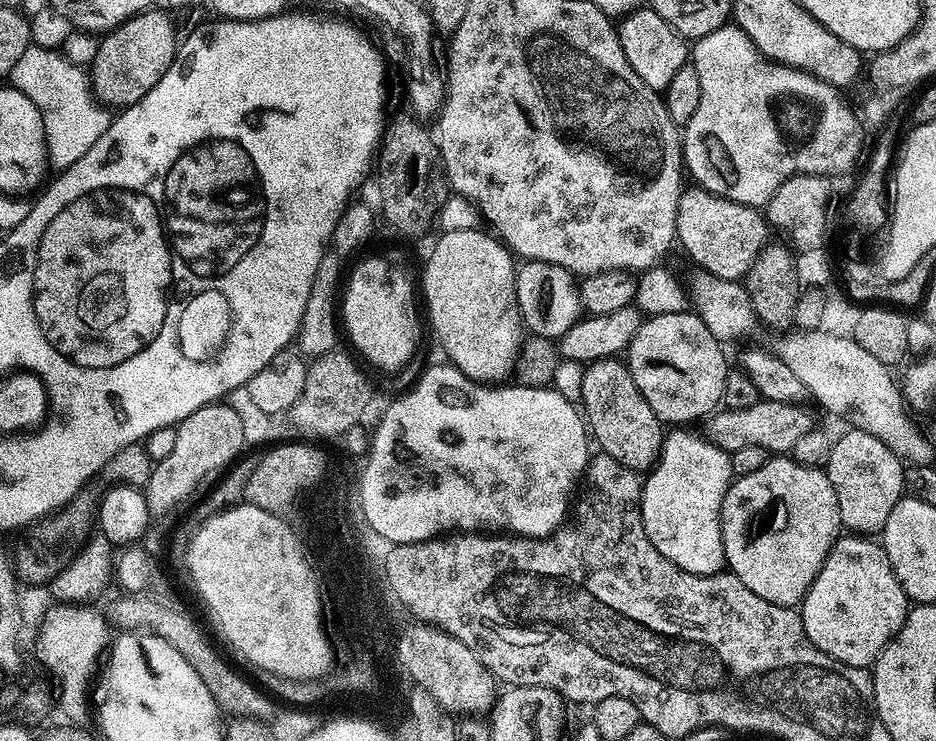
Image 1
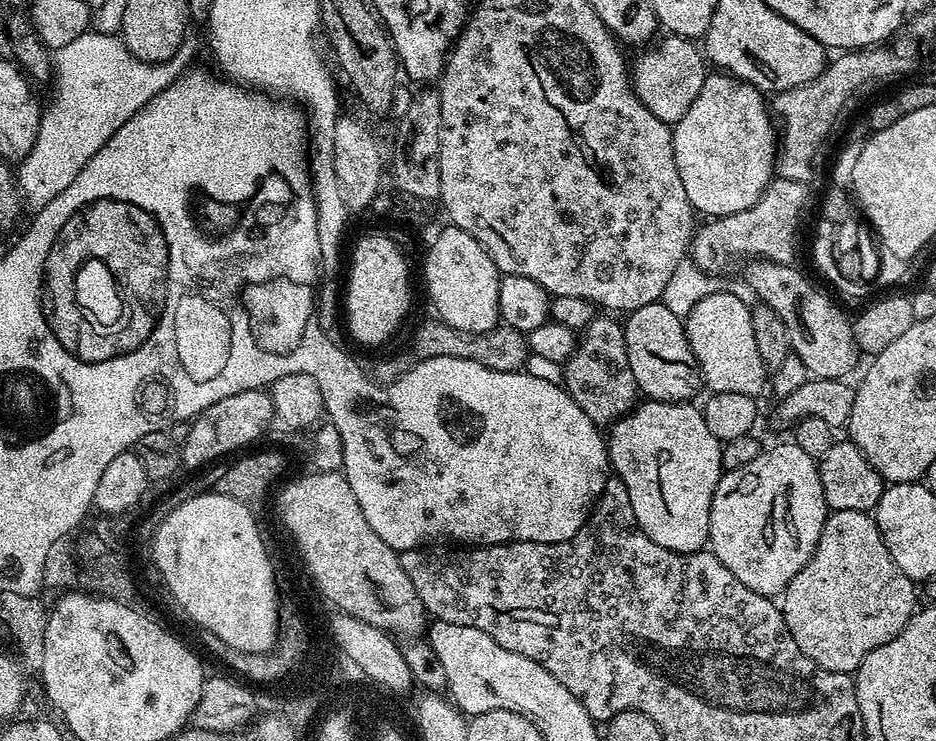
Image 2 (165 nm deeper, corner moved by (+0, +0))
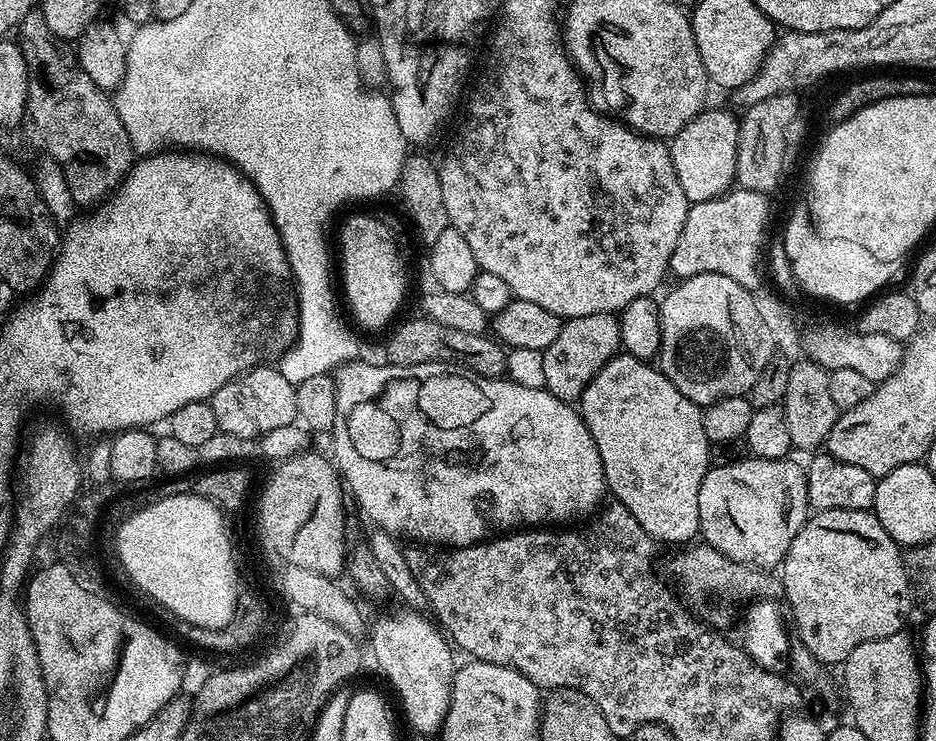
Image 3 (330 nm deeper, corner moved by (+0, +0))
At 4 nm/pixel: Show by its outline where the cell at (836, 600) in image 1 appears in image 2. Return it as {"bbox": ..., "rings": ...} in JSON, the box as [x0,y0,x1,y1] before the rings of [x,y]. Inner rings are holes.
{"bbox":[784,510,918,674],"rings":[[[858,510],[832,512],[810,562],[784,587],[784,621],[806,658],[826,670],[852,674],[870,650],[886,646],[906,626],[918,608],[916,588],[890,558],[875,515]]]}

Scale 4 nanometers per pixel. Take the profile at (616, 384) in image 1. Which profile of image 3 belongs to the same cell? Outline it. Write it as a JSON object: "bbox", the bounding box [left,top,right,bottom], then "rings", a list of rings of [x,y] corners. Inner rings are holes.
{"bbox":[542,314,621,402],"rings":[[[586,314],[582,318],[564,320],[558,338],[545,348],[542,367],[546,374],[544,387],[554,398],[569,402],[579,401],[586,386],[596,377],[598,370],[621,351],[620,322],[613,314]]]}

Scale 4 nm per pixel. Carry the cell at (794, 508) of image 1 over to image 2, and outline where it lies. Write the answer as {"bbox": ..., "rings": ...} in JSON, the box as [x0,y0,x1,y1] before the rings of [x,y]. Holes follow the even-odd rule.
{"bbox":[708,442,830,598],"rings":[[[794,442],[776,444],[773,448],[765,447],[758,454],[758,458],[754,458],[754,462],[749,462],[747,466],[742,466],[739,470],[724,472],[721,475],[718,486],[714,490],[714,498],[710,502],[708,544],[710,545],[710,551],[718,558],[718,562],[722,562],[722,566],[726,566],[726,570],[730,570],[730,574],[734,574],[734,578],[738,578],[738,582],[742,582],[742,586],[750,586],[750,590],[754,590],[758,594],[769,598],[776,598],[783,593],[784,587],[792,581],[794,574],[798,574],[798,570],[802,570],[802,566],[806,566],[806,562],[810,562],[810,558],[820,541],[822,526],[828,521],[829,515],[830,509],[826,498],[822,494],[822,478],[820,477],[820,465],[818,461],[810,458],[810,454],[804,453]]]}

